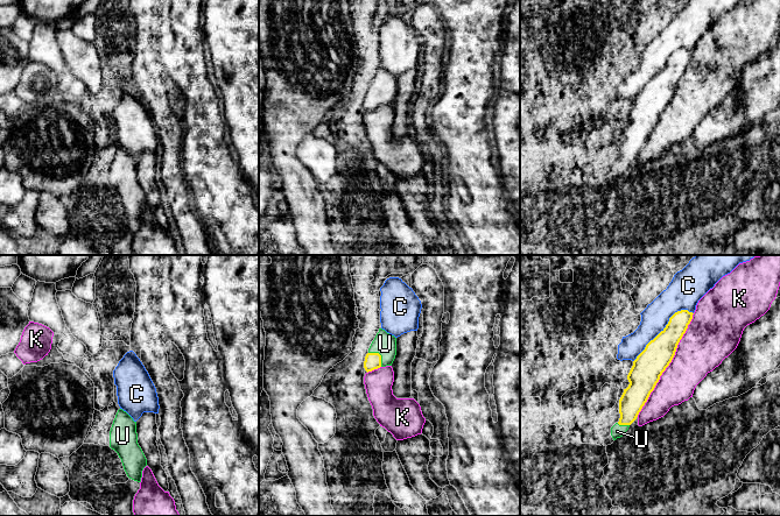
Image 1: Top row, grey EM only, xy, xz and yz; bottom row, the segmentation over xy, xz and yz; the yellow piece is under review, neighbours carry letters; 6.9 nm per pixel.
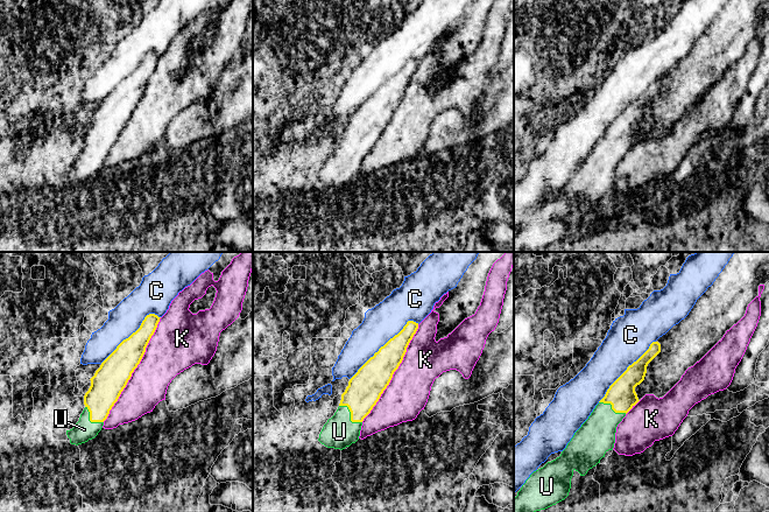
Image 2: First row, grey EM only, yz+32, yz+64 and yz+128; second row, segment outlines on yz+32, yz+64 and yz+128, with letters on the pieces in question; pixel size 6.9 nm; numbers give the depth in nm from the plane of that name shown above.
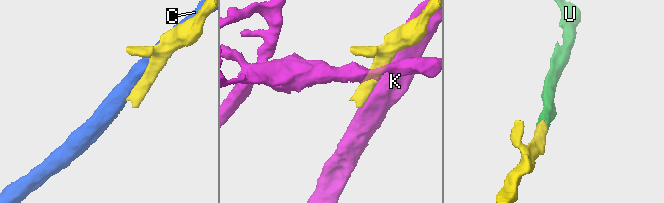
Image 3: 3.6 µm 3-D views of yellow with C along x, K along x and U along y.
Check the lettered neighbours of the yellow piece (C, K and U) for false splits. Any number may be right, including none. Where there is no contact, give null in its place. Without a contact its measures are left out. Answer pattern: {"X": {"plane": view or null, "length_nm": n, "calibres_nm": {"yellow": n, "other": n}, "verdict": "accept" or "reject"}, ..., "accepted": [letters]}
{"C": {"plane": "yz", "length_nm": 550, "calibres_nm": {"yellow": 200, "other": 200}, "verdict": "reject"}, "K": {"plane": "yz", "length_nm": 800, "calibres_nm": {"yellow": 200, "other": 320}, "verdict": "reject"}, "U": {"plane": "xz", "length_nm": 140, "calibres_nm": {"yellow": 110, "other": 160}, "verdict": "accept"}, "accepted": ["U"]}

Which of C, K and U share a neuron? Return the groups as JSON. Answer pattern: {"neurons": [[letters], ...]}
{"neurons": [["C"], ["K"], ["U"]]}

